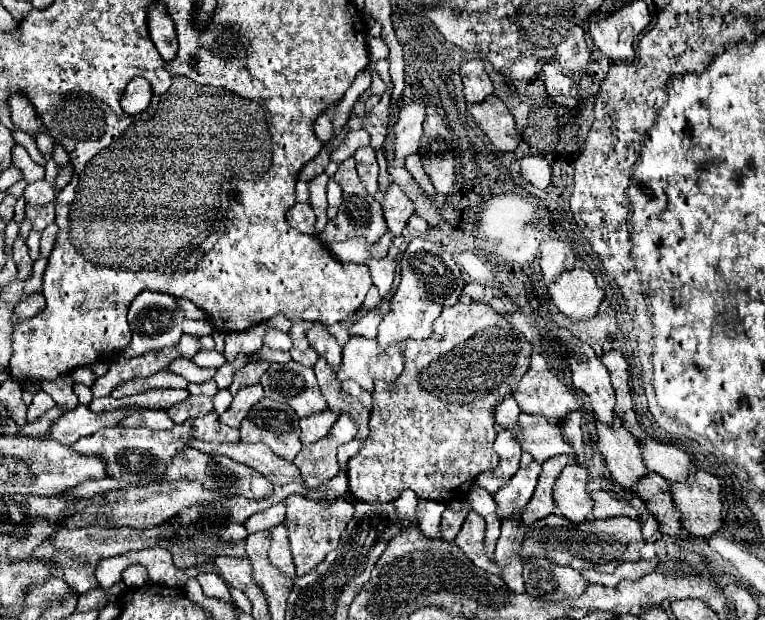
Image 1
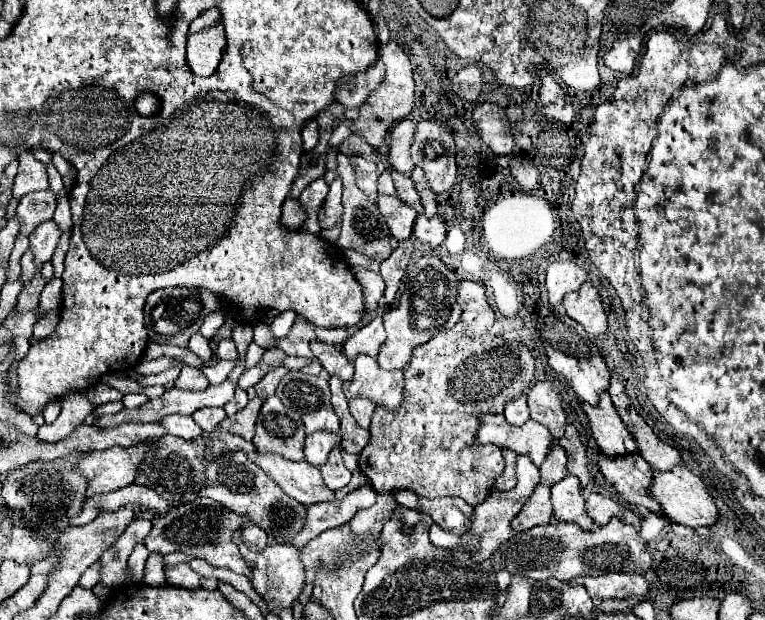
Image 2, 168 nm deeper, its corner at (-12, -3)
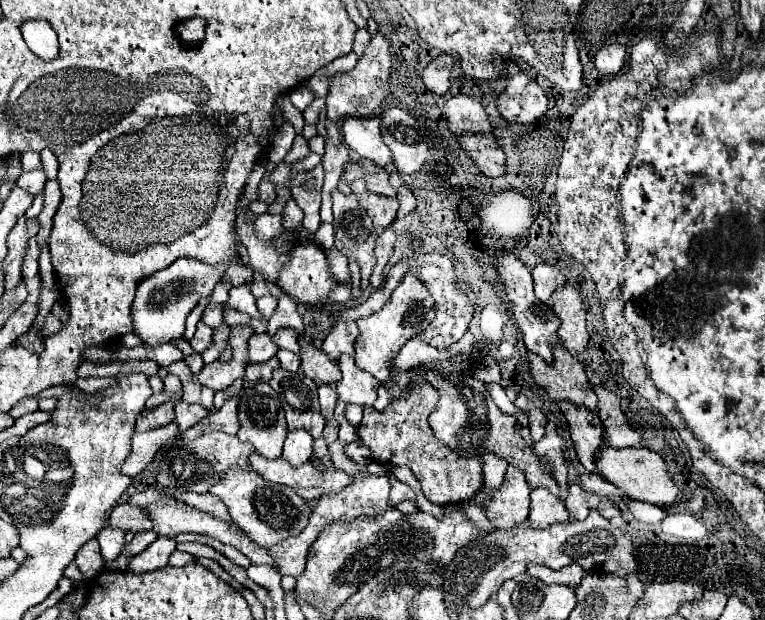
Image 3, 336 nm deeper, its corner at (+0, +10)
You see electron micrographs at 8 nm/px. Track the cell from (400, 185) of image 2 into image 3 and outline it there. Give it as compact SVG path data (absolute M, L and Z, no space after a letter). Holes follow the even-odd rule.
M362 159L362 165L366 169L366 185L368 185L368 189L372 193L386 195L386 197L396 197L396 191L394 191L394 187L388 181L390 173L386 173L384 167L374 165L374 163L370 163L370 167L366 167L366 161L364 159Z

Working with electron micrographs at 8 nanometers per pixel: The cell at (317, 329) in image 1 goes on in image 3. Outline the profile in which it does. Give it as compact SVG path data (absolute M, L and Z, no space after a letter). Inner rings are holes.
M300 337L300 363L304 369L304 375L320 383L336 383L340 381L340 369L334 359L330 359L320 347Z

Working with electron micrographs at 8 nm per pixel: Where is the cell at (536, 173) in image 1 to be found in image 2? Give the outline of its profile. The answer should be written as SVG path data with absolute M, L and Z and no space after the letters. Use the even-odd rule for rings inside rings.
M514 156L514 158L510 158L508 166L510 166L510 174L516 178L516 182L520 184L522 190L530 192L540 186L540 174L530 162L522 160L520 156Z

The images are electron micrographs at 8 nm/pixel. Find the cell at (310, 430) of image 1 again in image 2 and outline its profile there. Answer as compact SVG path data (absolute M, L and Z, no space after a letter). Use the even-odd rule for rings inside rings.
M314 432L310 436L306 436L306 442L304 442L304 458L320 468L326 460L328 460L328 454L340 444L340 434L330 434L330 432Z

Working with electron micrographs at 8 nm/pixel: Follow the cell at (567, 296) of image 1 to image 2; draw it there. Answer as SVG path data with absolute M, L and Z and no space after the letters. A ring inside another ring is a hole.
M584 282L578 292L566 294L562 304L566 314L578 324L582 324L591 336L598 336L607 330L607 314L598 298L598 290L592 284Z

